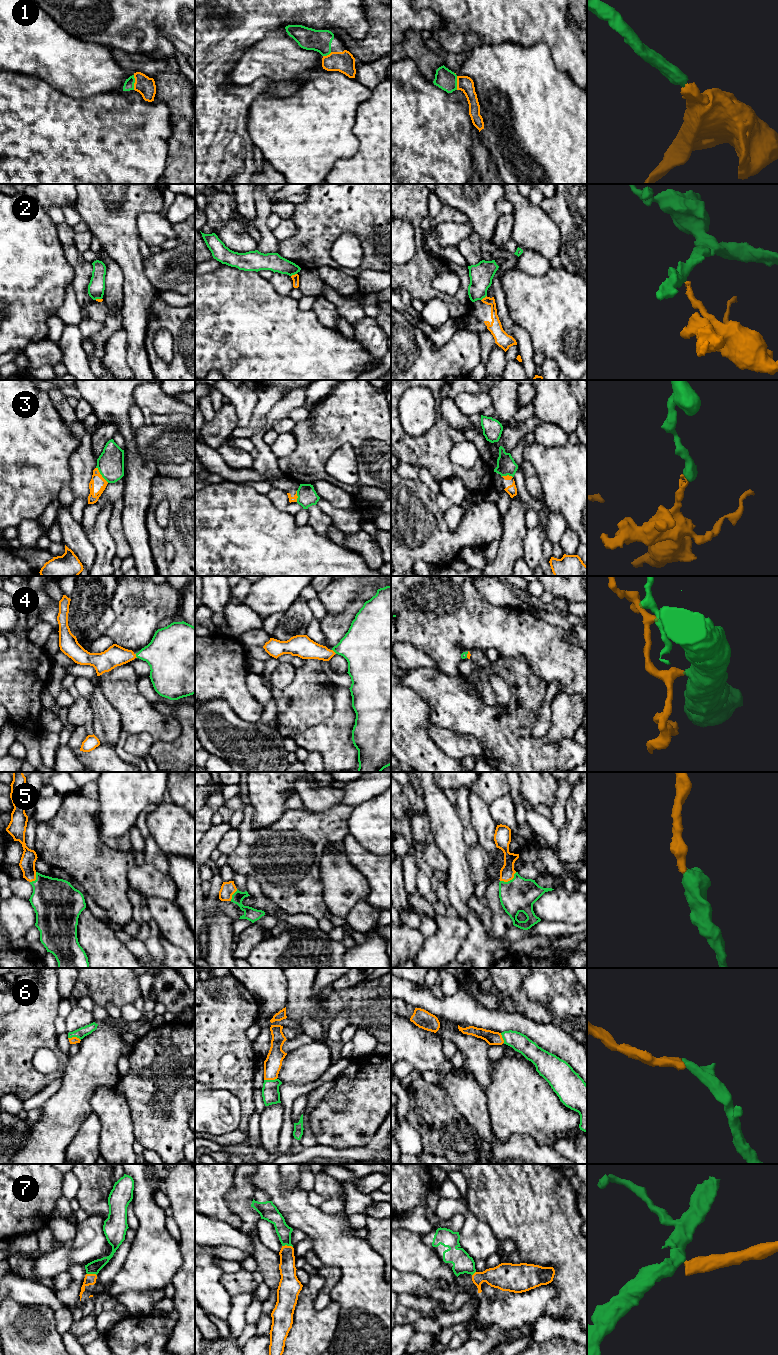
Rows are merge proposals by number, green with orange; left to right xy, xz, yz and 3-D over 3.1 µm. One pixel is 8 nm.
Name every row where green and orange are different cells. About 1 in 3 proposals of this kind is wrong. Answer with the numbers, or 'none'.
2, 3, 7

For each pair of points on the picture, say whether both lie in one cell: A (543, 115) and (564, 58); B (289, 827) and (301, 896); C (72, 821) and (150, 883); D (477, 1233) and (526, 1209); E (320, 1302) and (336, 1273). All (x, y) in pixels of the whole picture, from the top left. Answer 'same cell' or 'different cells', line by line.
A: different cells
B: same cell
C: different cells
D: different cells
E: same cell

